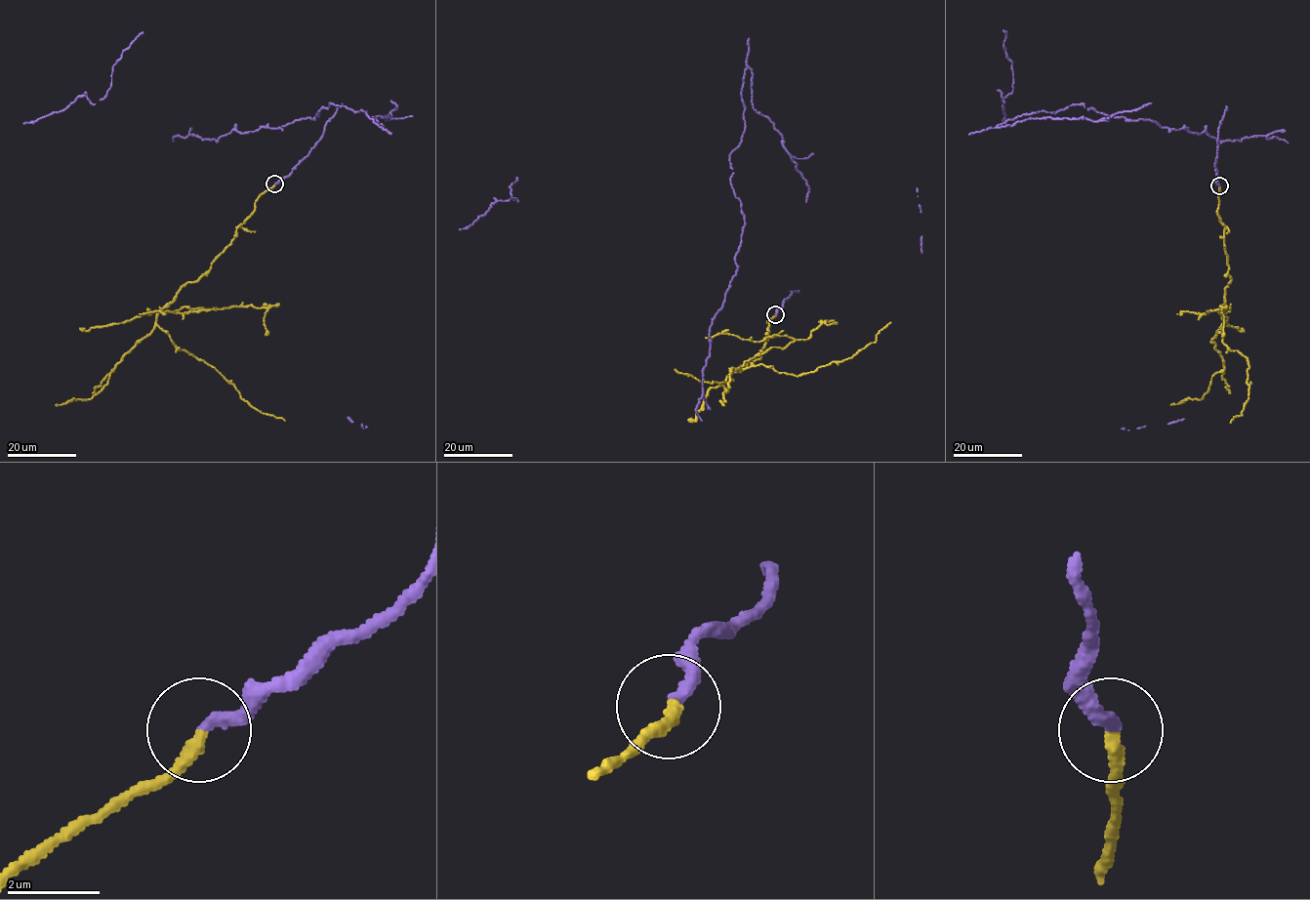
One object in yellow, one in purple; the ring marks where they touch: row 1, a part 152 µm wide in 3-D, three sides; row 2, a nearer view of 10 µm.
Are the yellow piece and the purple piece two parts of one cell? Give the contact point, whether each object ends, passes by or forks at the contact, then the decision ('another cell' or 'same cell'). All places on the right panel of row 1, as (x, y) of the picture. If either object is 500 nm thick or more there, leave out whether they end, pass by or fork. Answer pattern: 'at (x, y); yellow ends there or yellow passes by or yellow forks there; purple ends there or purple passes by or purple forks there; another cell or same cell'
at (1219, 185); yellow ends there; purple ends there; another cell

